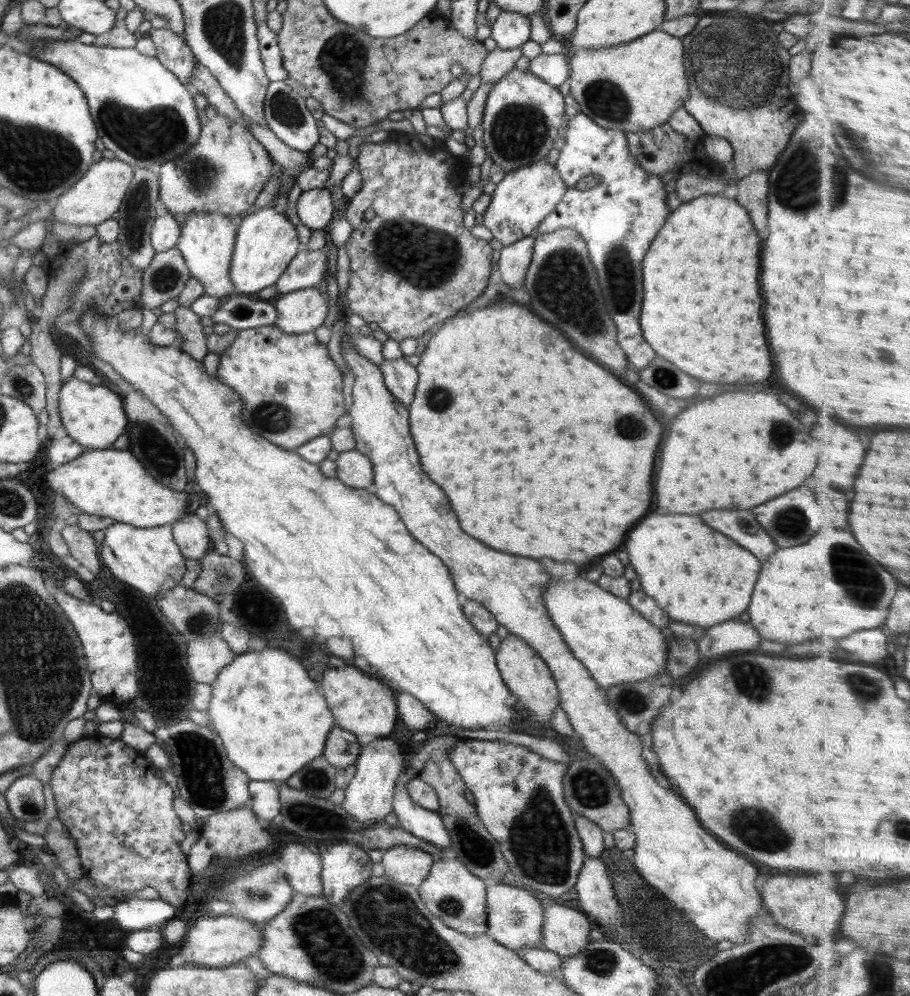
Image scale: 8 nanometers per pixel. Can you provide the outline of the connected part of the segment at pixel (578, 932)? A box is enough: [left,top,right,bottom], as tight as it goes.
[541,902,592,958]

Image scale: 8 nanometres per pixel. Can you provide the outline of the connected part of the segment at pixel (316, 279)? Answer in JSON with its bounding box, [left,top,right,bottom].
[276,248,328,293]

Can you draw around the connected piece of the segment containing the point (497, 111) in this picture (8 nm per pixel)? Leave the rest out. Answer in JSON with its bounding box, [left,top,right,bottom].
[483,67,566,173]

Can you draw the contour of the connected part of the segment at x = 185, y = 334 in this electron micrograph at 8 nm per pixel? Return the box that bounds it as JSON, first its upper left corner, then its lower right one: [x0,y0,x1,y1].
[172,307,209,364]

